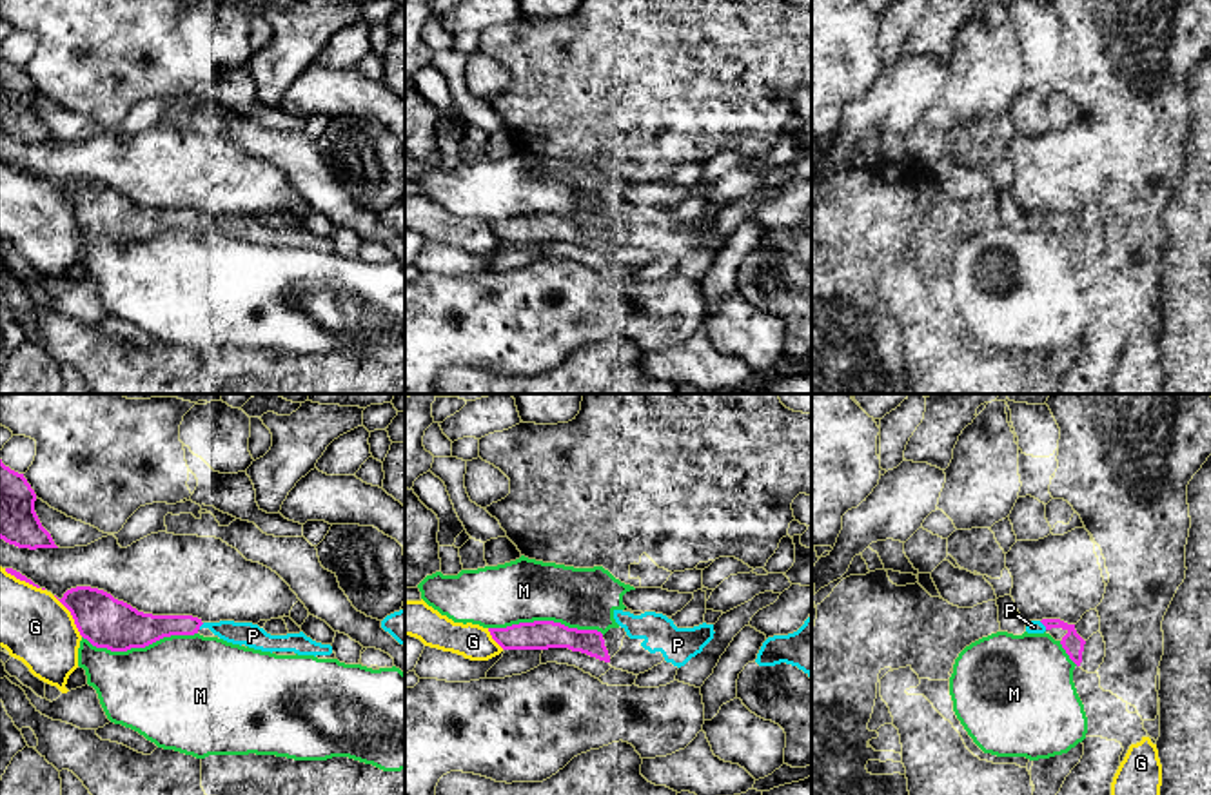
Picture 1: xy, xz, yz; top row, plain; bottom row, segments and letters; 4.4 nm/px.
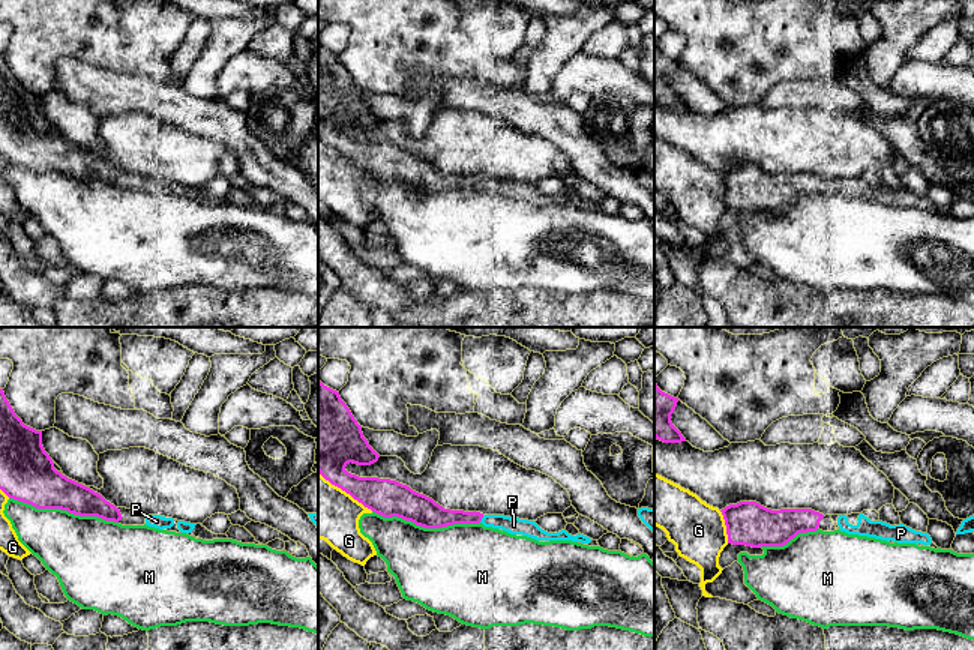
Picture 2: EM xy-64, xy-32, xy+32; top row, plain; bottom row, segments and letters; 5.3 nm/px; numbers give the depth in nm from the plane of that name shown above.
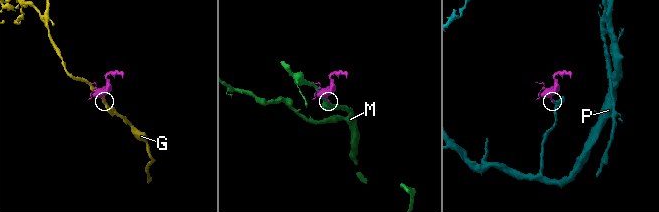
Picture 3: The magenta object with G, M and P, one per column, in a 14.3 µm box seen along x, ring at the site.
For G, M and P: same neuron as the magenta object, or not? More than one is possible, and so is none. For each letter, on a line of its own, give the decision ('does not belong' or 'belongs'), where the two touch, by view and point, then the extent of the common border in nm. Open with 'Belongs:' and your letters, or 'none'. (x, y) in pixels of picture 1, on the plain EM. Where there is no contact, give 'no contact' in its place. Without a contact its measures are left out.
Belongs: P
G: does not belong; contact xy (71, 207); length 220 nm
M: does not belong; contact xy (138, 240); length 500 nm
P: belongs; contact yz (1043, 216); length 50 nm

